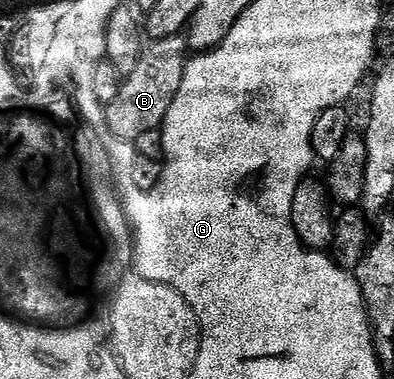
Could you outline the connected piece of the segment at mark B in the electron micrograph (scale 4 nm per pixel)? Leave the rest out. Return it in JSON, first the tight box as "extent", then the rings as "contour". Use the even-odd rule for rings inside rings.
{"extent":[105,37,188,144],"contour":[[[185,37],[165,38],[159,42],[151,41],[139,56],[136,68],[125,75],[120,96],[105,107],[108,128],[118,138],[119,143],[134,144],[144,132],[159,129],[166,121],[180,86],[184,80],[184,72],[188,61],[188,42]]]}

